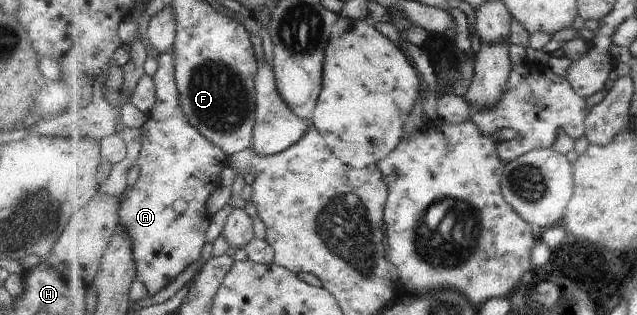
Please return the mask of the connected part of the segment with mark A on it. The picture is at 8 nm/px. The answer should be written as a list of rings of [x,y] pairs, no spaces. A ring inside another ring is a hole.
[[[173,51],[160,55],[156,60],[158,69],[152,77],[156,90],[155,104],[148,113],[147,122],[140,127],[143,140],[138,163],[141,168],[139,177],[119,203],[119,231],[123,228],[125,231],[122,232],[126,232],[132,240],[138,281],[144,285],[149,297],[162,291],[186,267],[194,265],[202,257],[202,249],[206,245],[206,229],[210,227],[211,222],[208,201],[218,188],[222,188],[220,173],[230,162],[229,155],[222,151],[221,147],[206,139],[206,136],[203,136],[184,115],[179,102]],[[180,199],[184,199],[188,205],[182,211],[176,211],[174,203]]]

